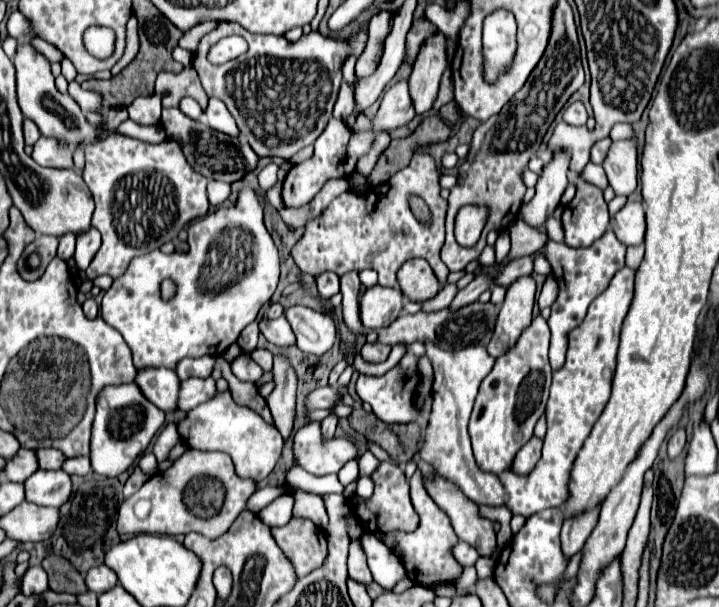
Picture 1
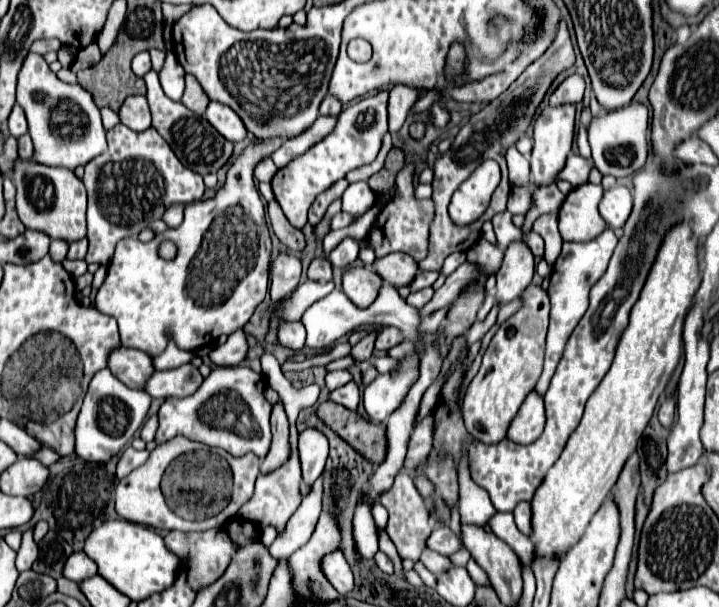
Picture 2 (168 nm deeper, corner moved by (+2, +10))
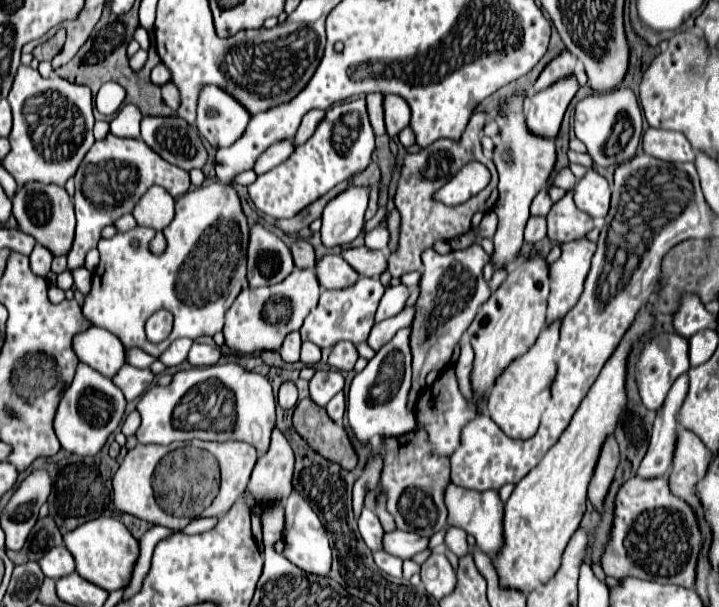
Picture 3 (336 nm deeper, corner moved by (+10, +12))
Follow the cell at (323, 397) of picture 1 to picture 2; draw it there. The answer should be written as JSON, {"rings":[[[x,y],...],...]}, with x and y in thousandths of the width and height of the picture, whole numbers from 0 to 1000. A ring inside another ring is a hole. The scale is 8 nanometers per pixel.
{"rings":[[[484,629],[481,636],[465,643],[459,649],[459,659],[465,659],[467,666],[481,669],[484,675],[495,675],[498,672],[498,659],[501,659],[501,643],[498,643],[495,629]]]}

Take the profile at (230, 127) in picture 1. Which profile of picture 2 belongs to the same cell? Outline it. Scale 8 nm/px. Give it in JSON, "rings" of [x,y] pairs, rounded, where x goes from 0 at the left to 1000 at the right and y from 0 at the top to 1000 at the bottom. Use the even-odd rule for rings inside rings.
{"rings":[[[292,168],[289,181],[287,181],[287,198],[320,234],[334,234],[345,224],[339,201],[331,194],[331,188],[325,188],[325,181],[320,181],[320,175],[306,171],[306,168]]]}

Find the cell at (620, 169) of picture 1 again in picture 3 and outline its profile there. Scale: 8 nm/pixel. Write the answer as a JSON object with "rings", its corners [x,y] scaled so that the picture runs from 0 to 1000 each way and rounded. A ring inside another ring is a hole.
{"rings":[[[860,145],[843,155],[823,155],[804,168],[798,191],[798,217],[815,237],[821,260],[832,273],[860,273],[885,257],[893,224],[893,181],[885,155],[876,145]]]}

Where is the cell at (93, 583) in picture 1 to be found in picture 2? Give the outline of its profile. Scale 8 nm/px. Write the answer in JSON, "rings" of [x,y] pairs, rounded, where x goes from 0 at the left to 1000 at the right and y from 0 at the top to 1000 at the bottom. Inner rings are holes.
{"rings":[[[103,909],[95,923],[92,923],[92,932],[89,932],[89,952],[95,956],[103,956],[103,959],[114,959],[125,949],[134,946],[134,929],[131,923],[125,923],[117,909]]]}

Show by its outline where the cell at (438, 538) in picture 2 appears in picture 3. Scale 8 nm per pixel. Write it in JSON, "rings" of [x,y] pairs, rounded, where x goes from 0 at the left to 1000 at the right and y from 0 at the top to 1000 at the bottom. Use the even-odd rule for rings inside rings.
{"rings":[[[548,873],[548,876],[534,880],[534,909],[545,913],[545,916],[554,916],[559,923],[573,919],[576,913],[581,913],[592,903],[595,903],[595,886],[587,886],[576,876]]]}

